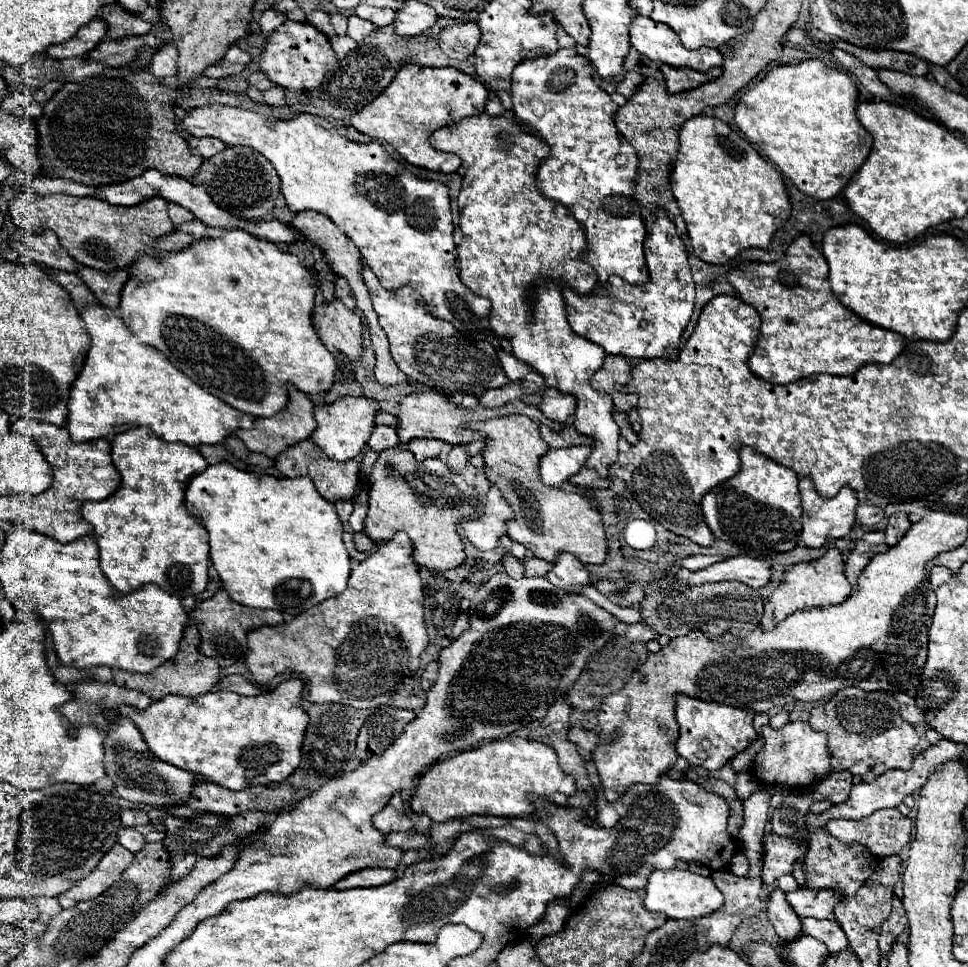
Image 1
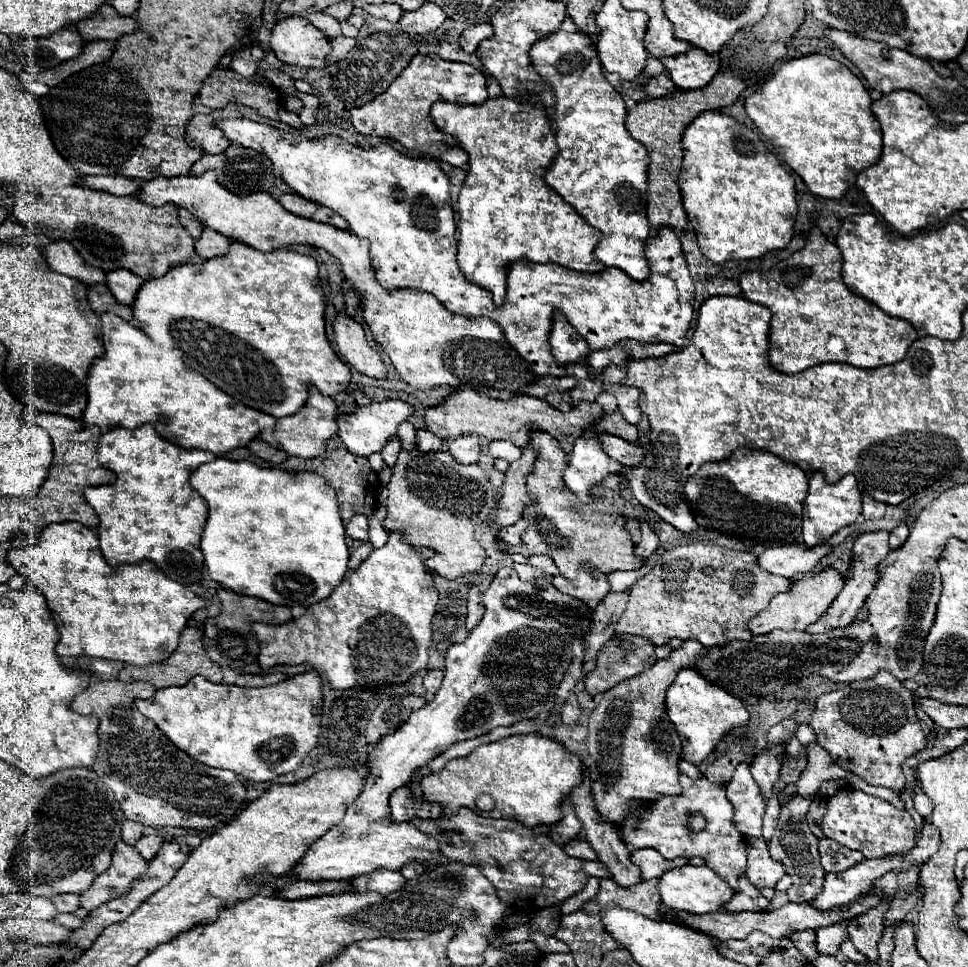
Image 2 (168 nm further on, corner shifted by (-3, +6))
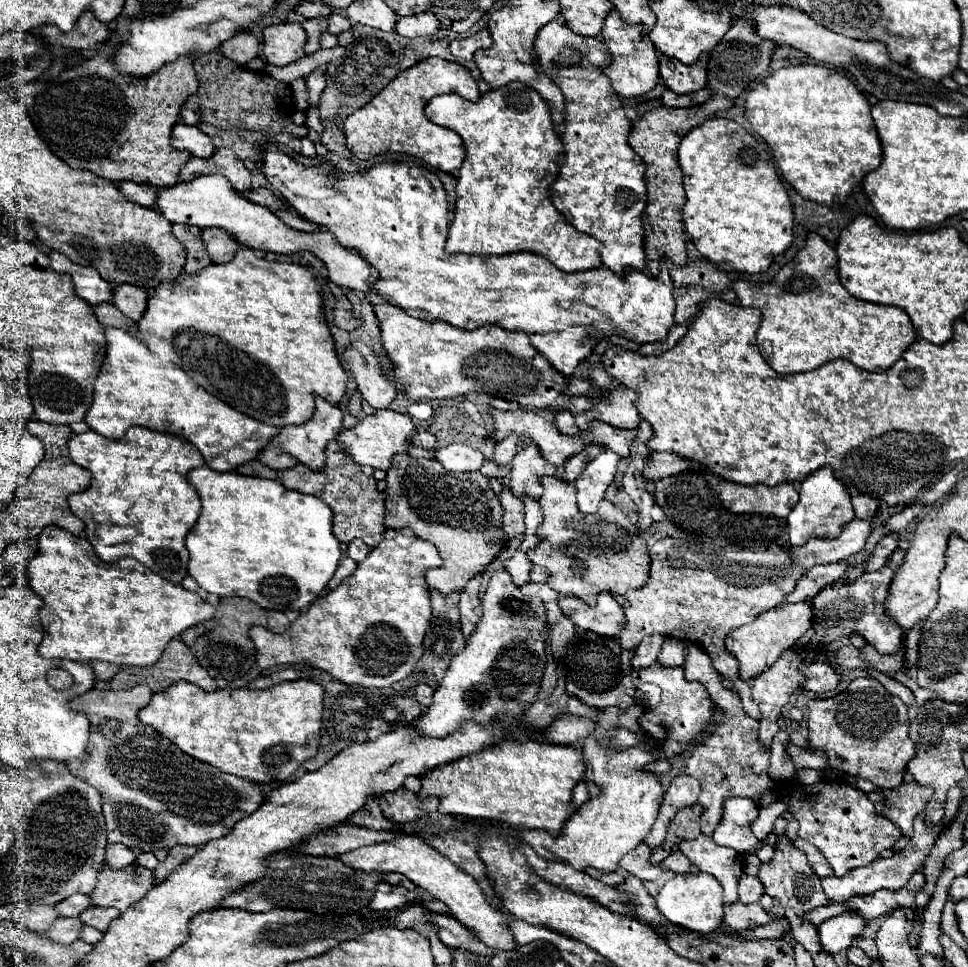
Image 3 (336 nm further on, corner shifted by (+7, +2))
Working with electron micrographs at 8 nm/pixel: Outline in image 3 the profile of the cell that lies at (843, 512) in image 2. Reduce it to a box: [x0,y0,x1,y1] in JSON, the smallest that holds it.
[788,468,854,546]

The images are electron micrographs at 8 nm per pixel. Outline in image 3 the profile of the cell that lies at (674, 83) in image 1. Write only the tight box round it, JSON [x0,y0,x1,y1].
[660,56,706,94]

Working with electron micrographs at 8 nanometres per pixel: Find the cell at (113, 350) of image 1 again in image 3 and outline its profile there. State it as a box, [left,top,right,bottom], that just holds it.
[84,328,278,472]

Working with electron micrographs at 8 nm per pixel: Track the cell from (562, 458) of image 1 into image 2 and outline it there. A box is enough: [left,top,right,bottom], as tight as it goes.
[564,438,614,502]

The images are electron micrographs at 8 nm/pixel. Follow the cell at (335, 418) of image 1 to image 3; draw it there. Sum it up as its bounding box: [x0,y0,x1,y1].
[336,410,416,470]

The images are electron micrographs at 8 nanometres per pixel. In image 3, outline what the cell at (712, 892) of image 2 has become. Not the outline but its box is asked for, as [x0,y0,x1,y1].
[656,874,722,934]

